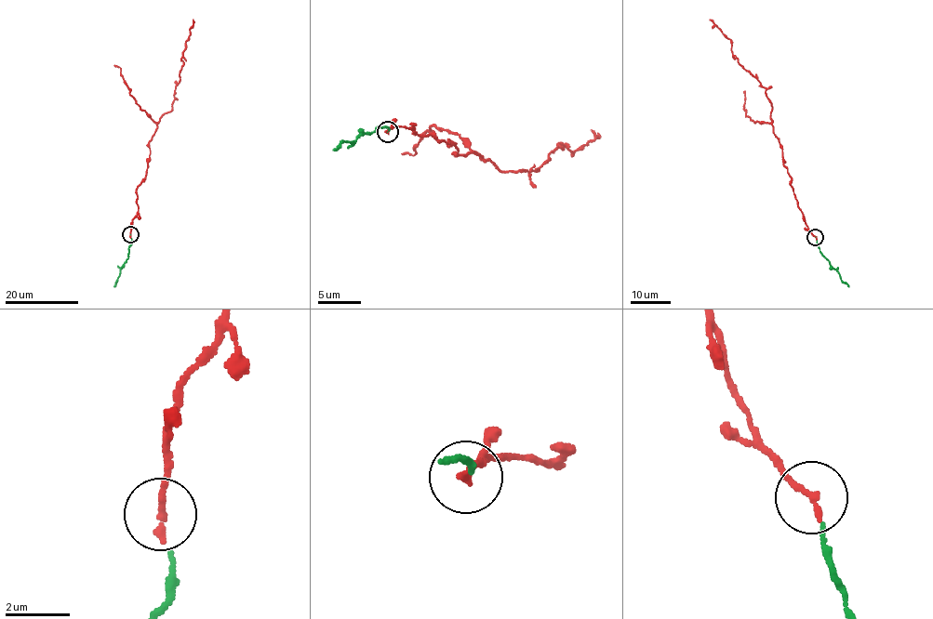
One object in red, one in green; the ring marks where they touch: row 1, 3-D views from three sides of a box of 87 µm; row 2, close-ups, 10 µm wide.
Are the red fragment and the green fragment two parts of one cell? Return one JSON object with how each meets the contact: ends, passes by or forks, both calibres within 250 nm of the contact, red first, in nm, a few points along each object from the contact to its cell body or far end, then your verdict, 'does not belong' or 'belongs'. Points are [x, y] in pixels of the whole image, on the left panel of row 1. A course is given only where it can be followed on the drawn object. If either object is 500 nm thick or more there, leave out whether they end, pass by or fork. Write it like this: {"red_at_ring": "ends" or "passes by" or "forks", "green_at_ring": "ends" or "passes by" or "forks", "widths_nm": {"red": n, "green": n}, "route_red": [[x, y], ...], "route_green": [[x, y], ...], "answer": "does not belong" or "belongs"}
{"red_at_ring": "ends", "green_at_ring": "ends", "widths_nm": {"red": 240, "green": 20}, "route_red": [[130, 234], [138, 209], [137, 189], [146, 174], [149, 141], [160, 117], [172, 108], [193, 19]], "route_green": [[130, 234], [128, 254], [113, 286]], "answer": "belongs"}

